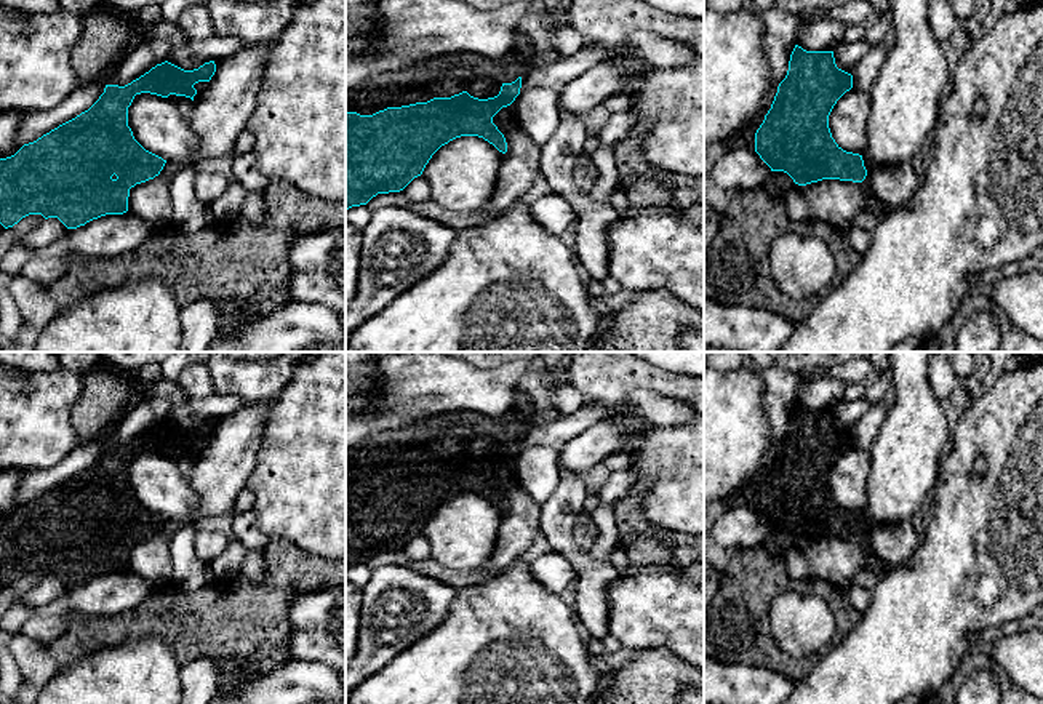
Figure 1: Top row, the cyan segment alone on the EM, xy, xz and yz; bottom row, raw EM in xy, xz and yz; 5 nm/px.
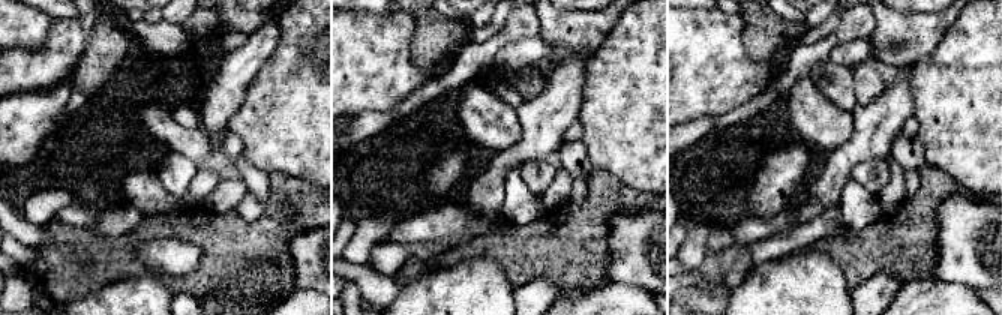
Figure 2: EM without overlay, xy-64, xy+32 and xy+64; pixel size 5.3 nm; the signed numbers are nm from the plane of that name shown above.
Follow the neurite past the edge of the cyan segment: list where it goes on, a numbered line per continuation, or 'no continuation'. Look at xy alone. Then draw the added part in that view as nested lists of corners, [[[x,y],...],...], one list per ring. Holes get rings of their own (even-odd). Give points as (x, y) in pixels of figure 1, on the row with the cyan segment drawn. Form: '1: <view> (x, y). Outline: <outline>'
no continuation

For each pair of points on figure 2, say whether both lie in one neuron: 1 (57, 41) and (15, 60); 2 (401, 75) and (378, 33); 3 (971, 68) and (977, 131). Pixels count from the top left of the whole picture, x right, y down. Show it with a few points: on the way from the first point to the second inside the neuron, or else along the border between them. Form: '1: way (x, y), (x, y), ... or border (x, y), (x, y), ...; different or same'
1: way (50, 51), (41, 60), (26, 60); same
2: way (390, 65), (378, 53), (378, 44); same
3: way (977, 83), (977, 116); same

